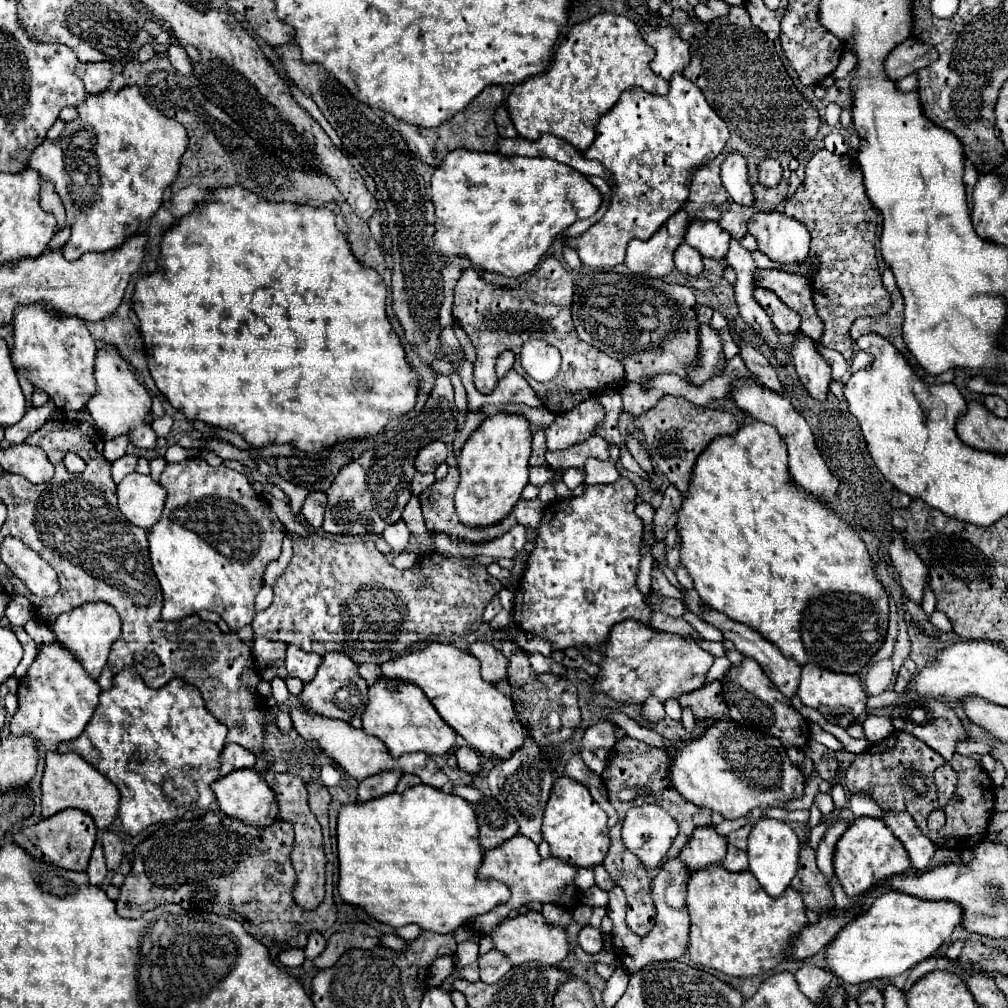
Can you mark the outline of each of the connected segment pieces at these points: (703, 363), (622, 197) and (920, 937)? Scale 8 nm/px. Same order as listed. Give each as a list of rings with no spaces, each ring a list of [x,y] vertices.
[[[702,324],[700,328],[700,360],[696,366],[690,368],[688,376],[692,384],[700,386],[708,378],[722,374],[726,370],[726,358],[722,348],[722,336],[718,330],[714,330],[708,324]]]
[[[676,74],[666,96],[630,88],[616,106],[606,112],[596,128],[592,146],[584,152],[588,160],[598,160],[612,174],[612,200],[606,214],[580,236],[566,236],[582,264],[610,270],[624,262],[626,246],[632,238],[648,240],[674,212],[688,200],[692,172],[714,160],[726,140],[728,128],[710,108],[700,88]]]
[[[888,890],[878,896],[864,914],[848,922],[836,934],[826,952],[826,968],[848,984],[894,978],[936,954],[954,928],[962,922],[962,916],[964,910],[956,902],[920,900],[904,892]]]

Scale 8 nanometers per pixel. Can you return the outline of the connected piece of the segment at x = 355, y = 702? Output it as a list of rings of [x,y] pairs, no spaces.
[[[330,652],[322,658],[316,678],[312,682],[304,684],[300,700],[310,712],[314,712],[318,716],[328,716],[328,718],[338,718],[338,720],[350,722],[350,718],[362,716],[366,712],[368,686],[366,686],[366,680],[358,674],[358,664],[348,654]]]

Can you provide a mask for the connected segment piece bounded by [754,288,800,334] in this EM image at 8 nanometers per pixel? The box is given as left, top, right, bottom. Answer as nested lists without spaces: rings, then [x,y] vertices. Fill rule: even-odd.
[[[756,288],[754,296],[756,296],[758,304],[766,310],[766,314],[770,316],[770,320],[778,332],[782,332],[782,334],[798,332],[800,316],[794,310],[790,310],[774,292],[768,292],[766,288]]]

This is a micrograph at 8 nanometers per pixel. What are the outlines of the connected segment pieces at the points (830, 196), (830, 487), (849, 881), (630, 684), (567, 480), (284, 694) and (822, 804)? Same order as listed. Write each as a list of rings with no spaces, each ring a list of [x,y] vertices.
[[[818,150],[810,158],[810,162],[806,164],[804,182],[796,188],[796,192],[786,201],[784,213],[796,218],[799,222],[803,222],[810,232],[810,236],[812,236],[808,258],[800,264],[812,264],[812,260],[818,260],[818,268],[816,268],[814,276],[810,278],[810,286],[812,286],[812,298],[814,298],[816,314],[824,322],[824,336],[822,336],[820,344],[824,348],[838,350],[846,360],[850,360],[854,356],[854,340],[850,338],[848,330],[854,324],[854,320],[860,318],[860,316],[886,314],[892,306],[890,294],[882,286],[882,278],[880,278],[878,262],[876,262],[874,244],[876,244],[878,210],[872,206],[872,202],[866,196],[860,164],[850,154],[836,156],[828,150]]]
[[[736,380],[732,398],[734,398],[736,406],[742,410],[748,410],[748,414],[752,418],[766,422],[778,430],[780,438],[784,440],[784,444],[788,448],[788,472],[790,472],[792,482],[798,488],[802,488],[806,494],[814,496],[816,500],[820,500],[824,504],[830,502],[836,496],[840,482],[830,474],[830,470],[828,470],[828,466],[826,466],[826,462],[824,462],[824,458],[816,446],[816,440],[814,440],[810,426],[806,424],[804,416],[792,406],[792,402],[786,396],[780,396],[780,394],[776,394],[764,386],[754,384],[752,380]]]
[[[870,816],[856,818],[848,826],[844,836],[838,840],[834,850],[834,870],[836,870],[838,882],[842,884],[844,892],[850,898],[856,898],[868,892],[870,888],[878,886],[882,880],[894,874],[906,874],[910,868],[912,864],[908,860],[908,852],[904,852],[904,846],[900,844],[900,840],[892,836],[888,826],[880,818],[870,818]]]
[[[624,620],[612,628],[604,654],[606,654],[606,660],[600,662],[602,672],[600,672],[600,676],[596,676],[594,692],[596,694],[602,692],[616,702],[644,702],[648,698],[648,694],[658,696],[660,702],[664,702],[668,698],[678,698],[684,692],[702,688],[706,682],[706,674],[708,674],[710,666],[714,664],[714,656],[710,652],[706,652],[694,638],[660,632],[652,626],[646,626],[636,620]]]
[[[568,468],[568,470],[562,472],[562,480],[564,480],[564,484],[566,484],[570,490],[574,490],[578,484],[582,484],[584,476],[582,476],[582,472],[578,472],[576,468]]]
[[[276,676],[276,678],[272,680],[272,696],[276,698],[278,706],[284,704],[284,702],[288,700],[288,696],[290,696],[290,692],[288,692],[288,688],[286,688],[286,682],[284,682],[280,676]]]
[[[819,793],[813,800],[824,815],[828,815],[834,809],[834,802],[830,794]]]

